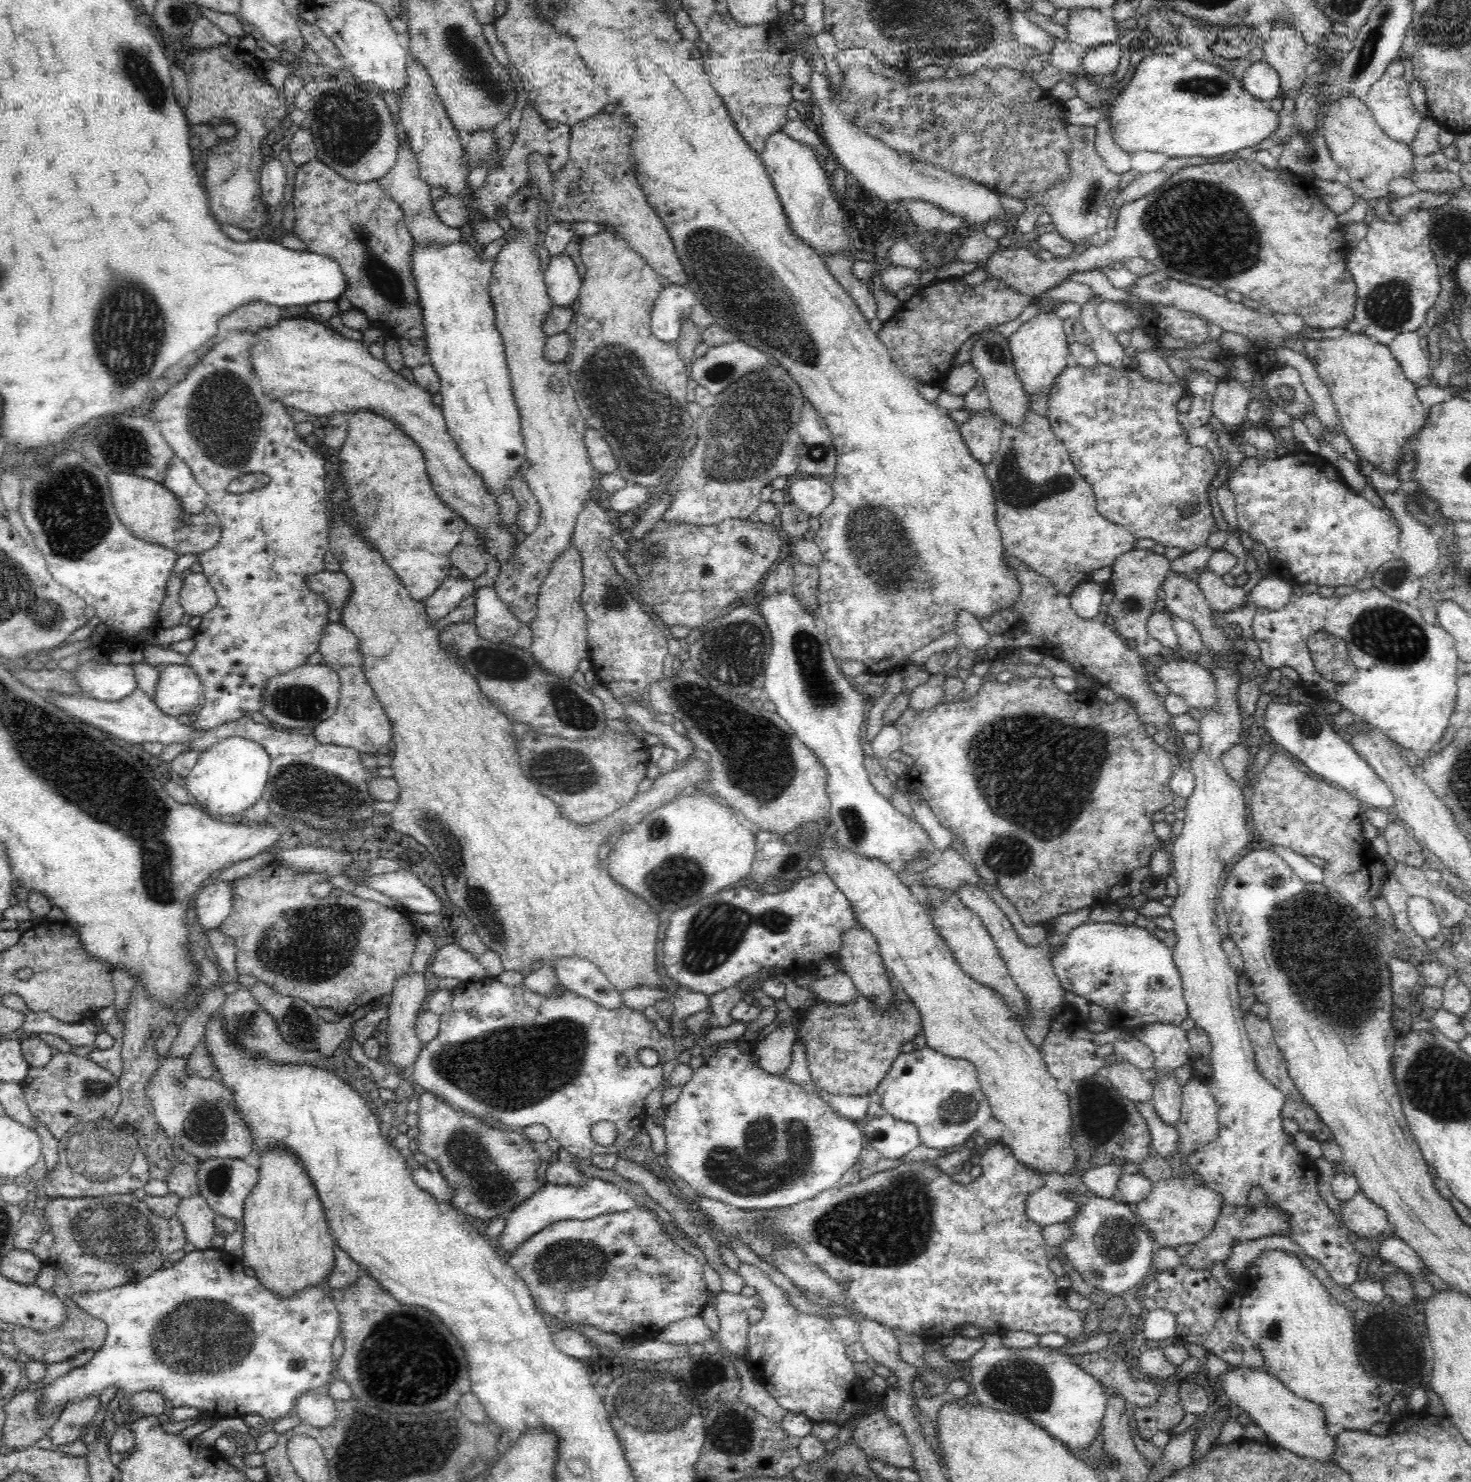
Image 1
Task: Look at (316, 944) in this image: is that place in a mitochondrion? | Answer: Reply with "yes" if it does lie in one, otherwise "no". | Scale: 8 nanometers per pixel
yes

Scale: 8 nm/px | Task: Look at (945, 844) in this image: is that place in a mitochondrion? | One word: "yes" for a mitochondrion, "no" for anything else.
no

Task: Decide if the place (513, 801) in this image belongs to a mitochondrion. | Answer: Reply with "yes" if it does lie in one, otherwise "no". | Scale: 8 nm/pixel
no

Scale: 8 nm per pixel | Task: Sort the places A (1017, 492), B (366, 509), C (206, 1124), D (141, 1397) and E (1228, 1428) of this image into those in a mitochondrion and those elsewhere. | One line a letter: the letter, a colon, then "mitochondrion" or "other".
A: mitochondrion
B: mitochondrion
C: mitochondrion
D: other
E: other

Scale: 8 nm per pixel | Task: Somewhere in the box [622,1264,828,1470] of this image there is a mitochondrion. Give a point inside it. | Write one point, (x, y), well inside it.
(738, 1426)

